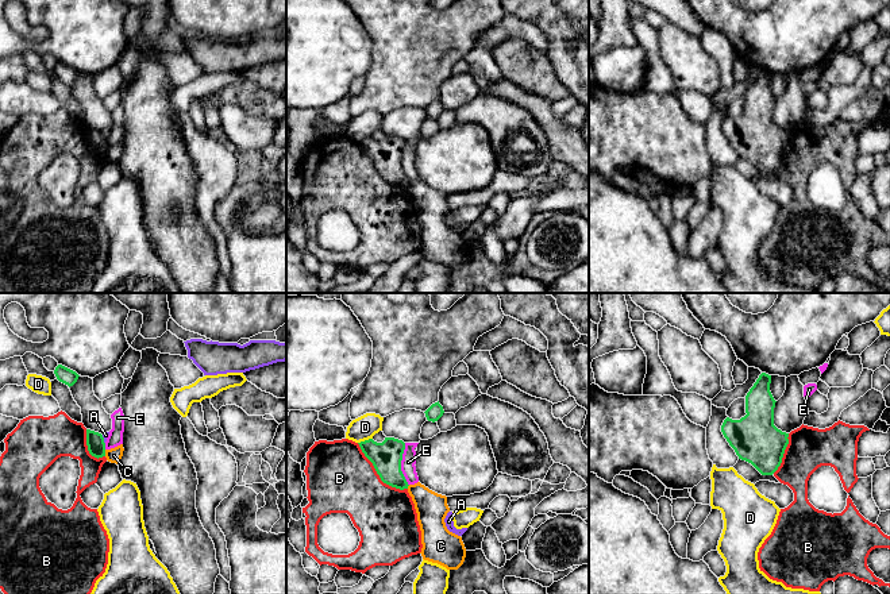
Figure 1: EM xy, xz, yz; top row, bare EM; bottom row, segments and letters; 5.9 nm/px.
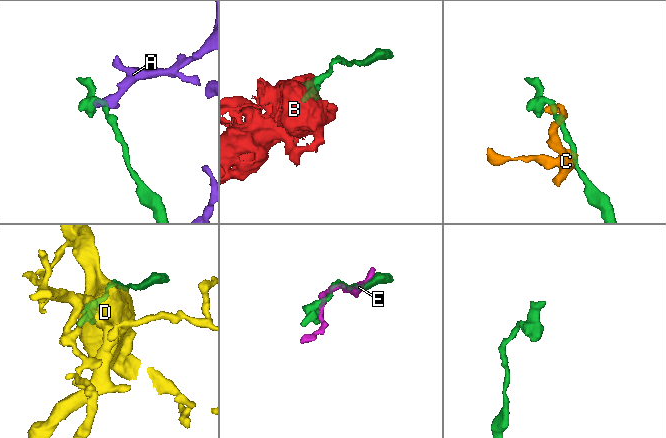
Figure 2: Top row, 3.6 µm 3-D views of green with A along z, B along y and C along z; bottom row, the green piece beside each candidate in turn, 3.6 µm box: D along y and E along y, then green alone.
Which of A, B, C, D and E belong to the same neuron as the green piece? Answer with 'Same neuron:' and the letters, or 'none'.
Same neuron: none

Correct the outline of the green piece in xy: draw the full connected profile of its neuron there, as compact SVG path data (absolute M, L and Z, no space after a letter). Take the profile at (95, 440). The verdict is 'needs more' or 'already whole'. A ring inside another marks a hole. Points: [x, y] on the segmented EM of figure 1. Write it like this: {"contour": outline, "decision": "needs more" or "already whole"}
{"contour": "M86 429L86 446L92 456L97 459L105 456L105 443L101 433Z", "decision": "already whole"}

